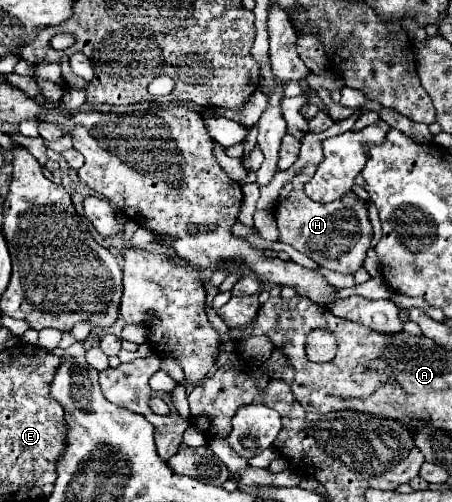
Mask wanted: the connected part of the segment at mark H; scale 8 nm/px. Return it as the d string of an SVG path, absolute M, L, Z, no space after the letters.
M305 167L291 183L287 183L275 203L275 219L279 229L279 243L291 245L297 251L309 255L319 265L343 275L353 275L365 261L367 249L373 239L373 229L367 217L367 203L347 193L331 203L315 203L303 193L303 181L309 179L315 167Z

